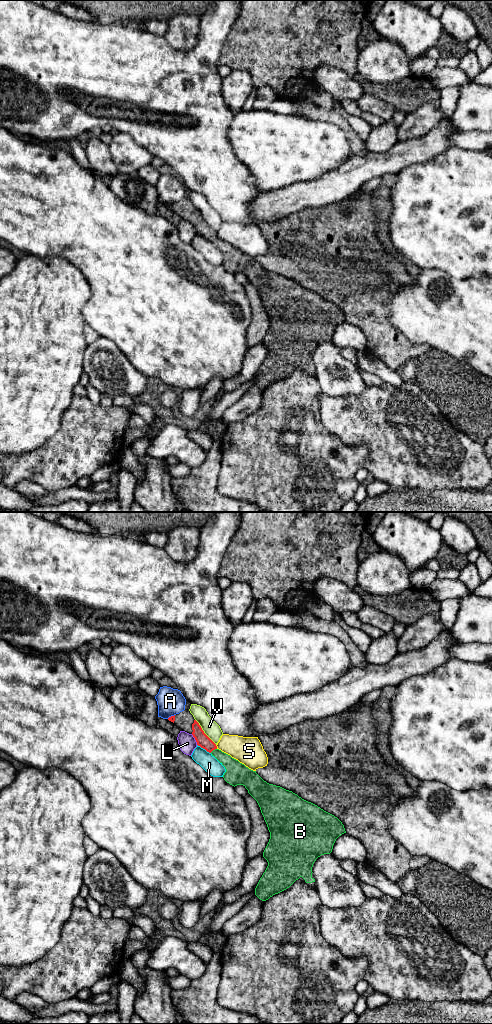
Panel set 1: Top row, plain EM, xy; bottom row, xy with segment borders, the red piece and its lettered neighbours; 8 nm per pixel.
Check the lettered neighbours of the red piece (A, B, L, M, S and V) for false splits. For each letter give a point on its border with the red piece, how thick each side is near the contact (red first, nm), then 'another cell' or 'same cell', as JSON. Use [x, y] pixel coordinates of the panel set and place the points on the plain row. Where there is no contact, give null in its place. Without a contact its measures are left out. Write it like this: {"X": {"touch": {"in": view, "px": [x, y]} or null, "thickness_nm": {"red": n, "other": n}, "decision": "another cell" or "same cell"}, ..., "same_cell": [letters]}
{"A": {"touch": {"in": "xy", "px": [171, 204]}, "thickness_nm": {"red": 50, "other": 220}, "decision": "another cell"}, "B": {"touch": {"in": "xy", "px": [213, 237]}, "thickness_nm": {"red": 100, "other": 160}, "decision": "same cell"}, "L": {"touch": {"in": "xy", "px": [195, 227]}, "thickness_nm": {"red": 100, "other": 140}, "decision": "another cell"}, "M": {"touch": {"in": "xy", "px": [204, 236]}, "thickness_nm": {"red": 100, "other": 140}, "decision": "another cell"}, "S": {"touch": {"in": "xy", "px": [216, 235]}, "thickness_nm": {"red": 100, "other": 220}, "decision": "another cell"}, "V": {"touch": {"in": "xy", "px": [203, 220]}, "thickness_nm": {"red": 100, "other": 120}, "decision": "another cell"}, "same_cell": ["B"]}

